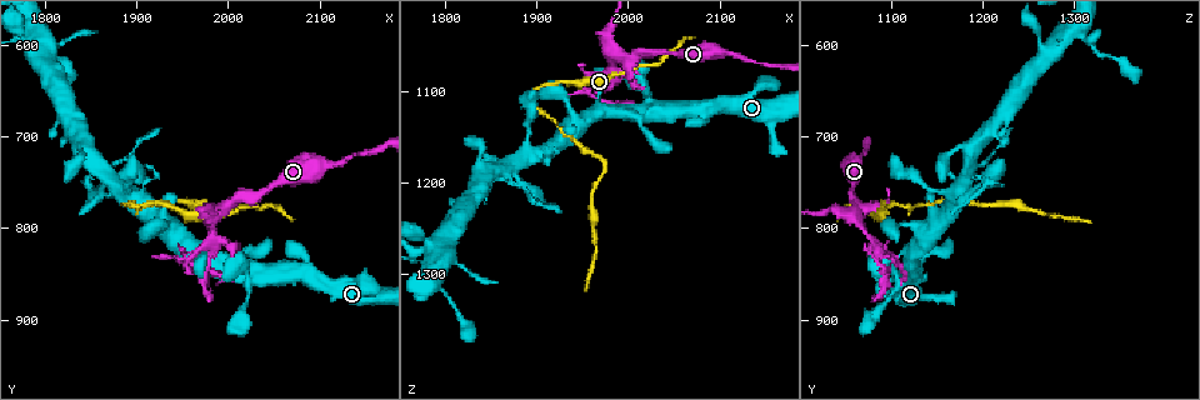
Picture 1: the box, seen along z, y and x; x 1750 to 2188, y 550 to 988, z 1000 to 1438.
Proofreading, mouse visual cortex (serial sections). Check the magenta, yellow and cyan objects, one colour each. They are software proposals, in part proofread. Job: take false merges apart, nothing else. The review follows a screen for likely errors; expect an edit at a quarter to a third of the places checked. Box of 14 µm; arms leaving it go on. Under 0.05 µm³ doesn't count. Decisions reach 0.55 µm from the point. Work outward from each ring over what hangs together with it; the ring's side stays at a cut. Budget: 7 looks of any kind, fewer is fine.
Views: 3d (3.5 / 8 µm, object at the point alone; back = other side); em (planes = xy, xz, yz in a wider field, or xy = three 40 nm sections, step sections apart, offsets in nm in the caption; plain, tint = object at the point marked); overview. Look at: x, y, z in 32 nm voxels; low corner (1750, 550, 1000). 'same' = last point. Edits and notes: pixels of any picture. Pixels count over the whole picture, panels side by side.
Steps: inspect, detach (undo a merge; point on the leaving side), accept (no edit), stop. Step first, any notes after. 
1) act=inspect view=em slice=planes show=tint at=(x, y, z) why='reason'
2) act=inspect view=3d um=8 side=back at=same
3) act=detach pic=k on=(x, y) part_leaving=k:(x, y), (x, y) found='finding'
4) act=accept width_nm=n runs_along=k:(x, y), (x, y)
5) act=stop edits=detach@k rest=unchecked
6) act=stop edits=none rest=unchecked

act=inspect view=em slice=planes show=tint at=(1985, 790, 1060) why='three arms meet'

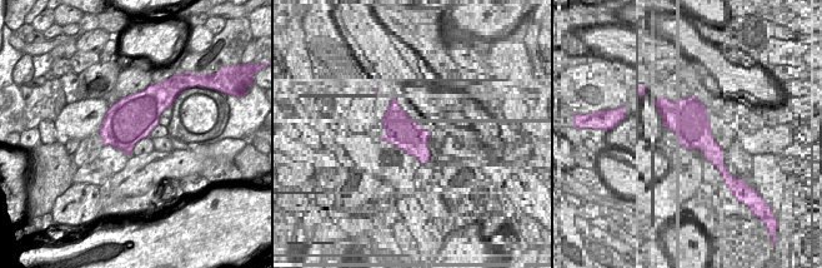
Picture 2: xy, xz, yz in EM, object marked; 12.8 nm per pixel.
act=inspect view=3d um=3.5 at=same

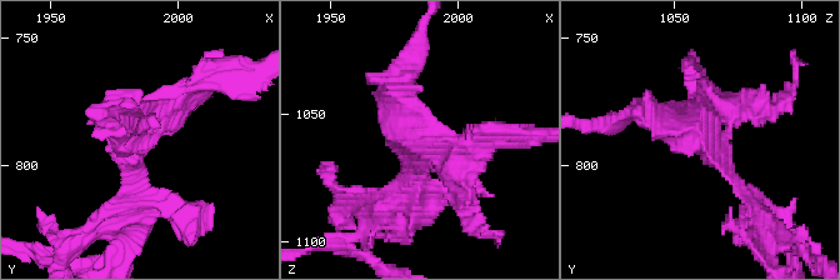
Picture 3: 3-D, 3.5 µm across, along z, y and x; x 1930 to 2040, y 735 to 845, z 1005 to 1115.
act=detach pic=3 on=(724, 110) arm_widths_nm=150,200,300 part_leaving=3:(698, 84), (701, 138), (726, 169) found='a second cell is stuck on'

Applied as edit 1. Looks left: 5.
act=inspect view=3d um=3.5 at=(1890, 775, 1110) why='abrupt turn'

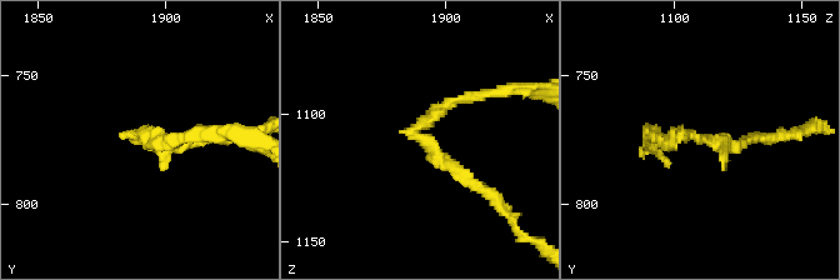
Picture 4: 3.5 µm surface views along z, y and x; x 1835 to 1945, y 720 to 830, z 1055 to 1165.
act=inspect view=em slice=xy step=5 show=tint at=(1890, 775, 1109) arm_widths_nm=150,150 why='now the EM'

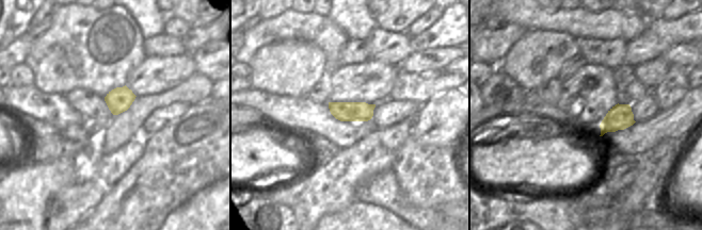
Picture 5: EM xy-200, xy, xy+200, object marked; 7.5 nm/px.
act=detach pic=4 on=(163, 158) part_leaving=4:(420, 131), (505, 215) found='two cells meet here'

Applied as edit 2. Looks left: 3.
act=inspect view=3d um=3.5 side=back at=(1855, 765, 1190)

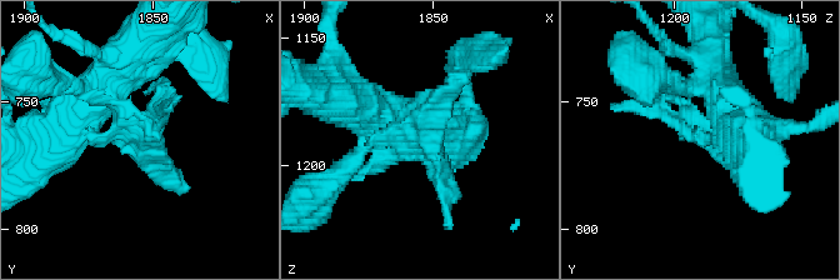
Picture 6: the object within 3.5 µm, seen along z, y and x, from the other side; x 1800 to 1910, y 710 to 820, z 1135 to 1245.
act=inspect view=em slice=xy step=5 show=tint at=(1853, 764, 1192)

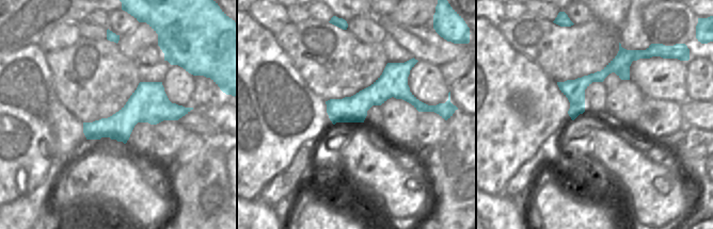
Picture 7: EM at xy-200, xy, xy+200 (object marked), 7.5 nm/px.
act=accept runs_along=7:(183, 110), (85, 130) found='one cell here'

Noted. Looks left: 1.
act=stop edits=detach@3,detach@4 rest=unchecked

